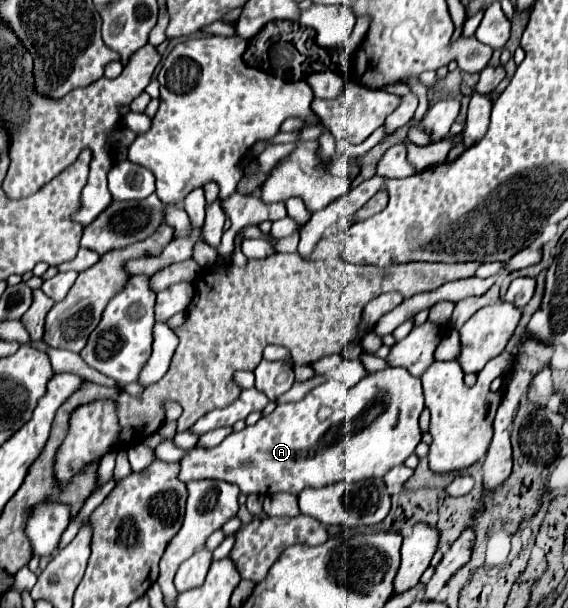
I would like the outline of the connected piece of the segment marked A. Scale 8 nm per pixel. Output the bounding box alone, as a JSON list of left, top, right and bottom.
[180,367,424,495]

